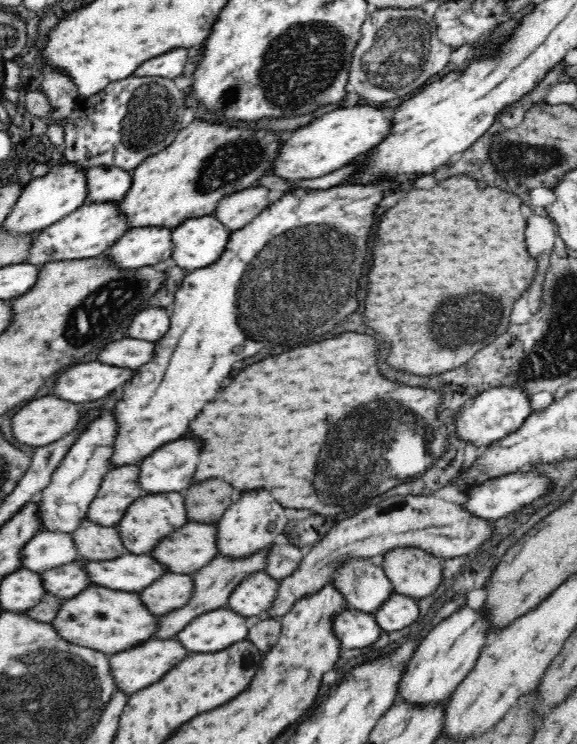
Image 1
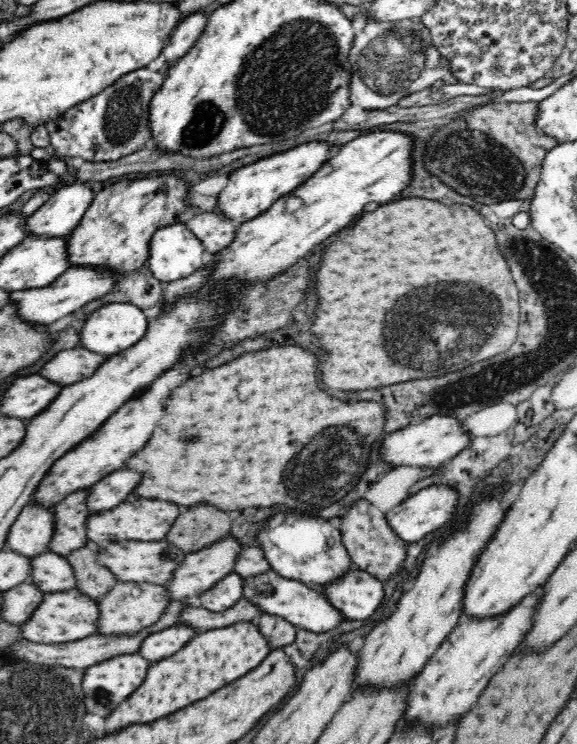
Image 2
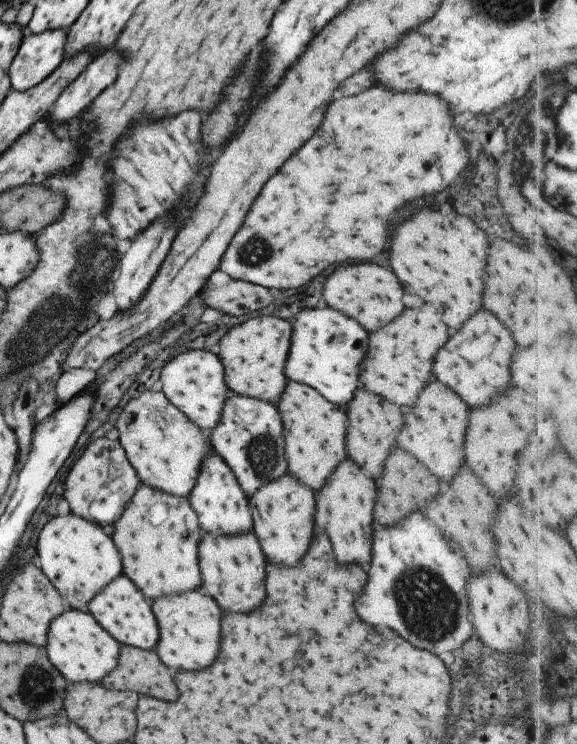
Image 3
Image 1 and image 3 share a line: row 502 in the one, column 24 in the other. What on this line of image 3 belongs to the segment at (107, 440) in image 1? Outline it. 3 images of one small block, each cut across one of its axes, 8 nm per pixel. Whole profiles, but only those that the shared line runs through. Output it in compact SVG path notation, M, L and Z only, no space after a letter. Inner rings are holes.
M52 29L34 34L28 32L21 40L19 51L16 53L10 65L9 75L11 78L11 90L25 91L33 86L39 85L42 80L50 76L58 65L66 58L65 44L68 30Z

